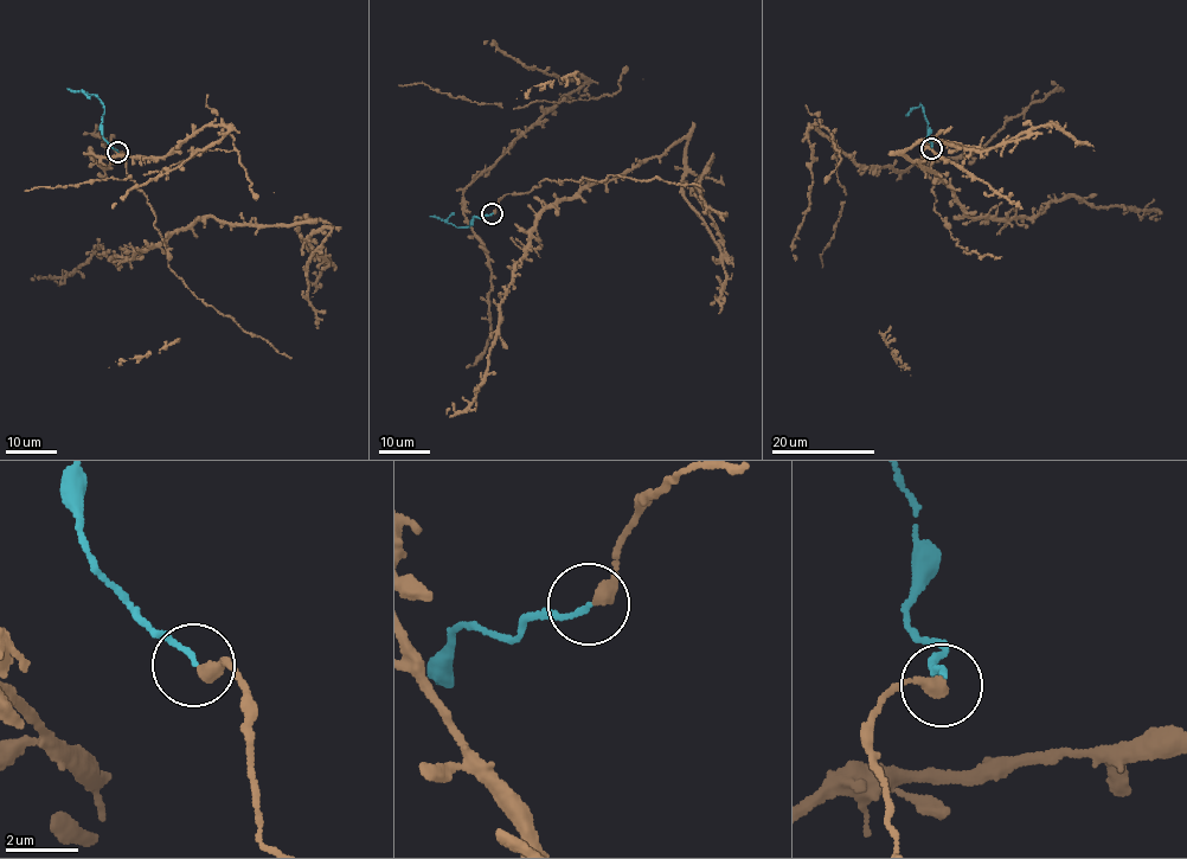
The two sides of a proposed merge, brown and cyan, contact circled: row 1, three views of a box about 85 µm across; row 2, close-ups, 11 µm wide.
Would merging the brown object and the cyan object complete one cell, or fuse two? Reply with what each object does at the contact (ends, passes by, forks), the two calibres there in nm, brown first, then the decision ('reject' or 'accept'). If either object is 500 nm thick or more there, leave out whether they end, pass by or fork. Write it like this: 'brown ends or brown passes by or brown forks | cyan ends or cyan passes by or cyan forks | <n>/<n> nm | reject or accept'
brown ends | cyan ends | 400/120 nm | accept

